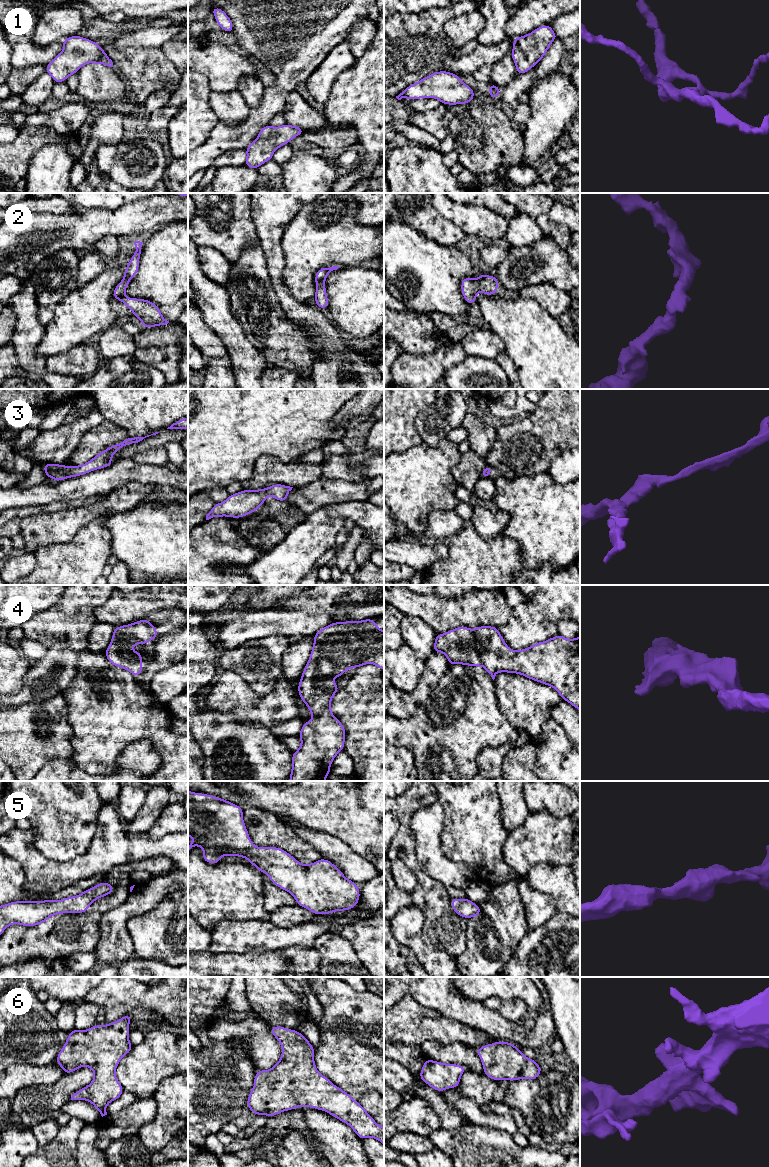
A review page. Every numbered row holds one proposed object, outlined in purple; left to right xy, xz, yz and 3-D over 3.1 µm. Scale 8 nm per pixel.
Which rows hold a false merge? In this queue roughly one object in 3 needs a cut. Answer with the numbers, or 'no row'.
no row

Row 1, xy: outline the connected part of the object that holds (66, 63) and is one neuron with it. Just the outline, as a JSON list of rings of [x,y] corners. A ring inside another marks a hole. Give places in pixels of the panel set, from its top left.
[[[74,35],[64,39],[62,43],[63,51],[45,66],[45,71],[53,78],[54,83],[64,82],[88,63],[113,67],[112,60],[102,46],[90,39]]]

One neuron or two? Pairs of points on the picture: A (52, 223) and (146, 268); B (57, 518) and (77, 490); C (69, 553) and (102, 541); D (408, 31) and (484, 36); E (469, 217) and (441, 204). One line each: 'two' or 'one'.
A: two
B: two
C: one
D: two
E: one

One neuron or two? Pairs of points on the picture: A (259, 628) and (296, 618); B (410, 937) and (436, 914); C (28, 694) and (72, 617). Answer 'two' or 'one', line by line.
A: one
B: two
C: one

